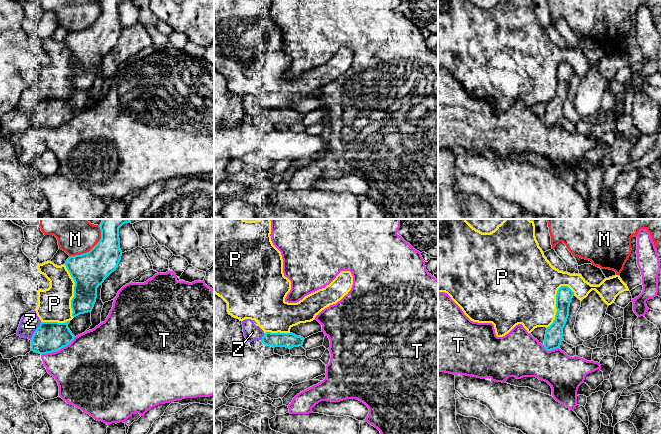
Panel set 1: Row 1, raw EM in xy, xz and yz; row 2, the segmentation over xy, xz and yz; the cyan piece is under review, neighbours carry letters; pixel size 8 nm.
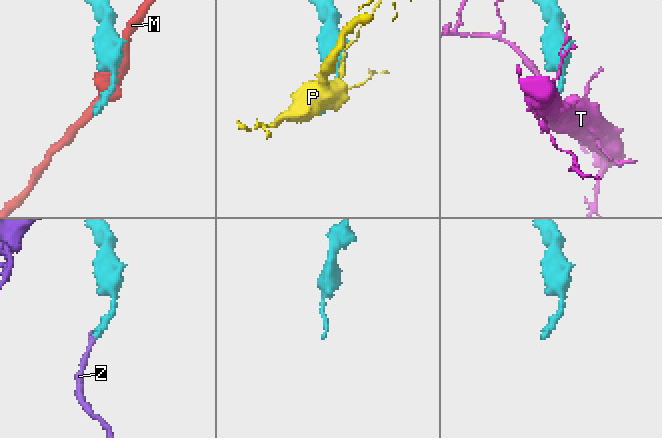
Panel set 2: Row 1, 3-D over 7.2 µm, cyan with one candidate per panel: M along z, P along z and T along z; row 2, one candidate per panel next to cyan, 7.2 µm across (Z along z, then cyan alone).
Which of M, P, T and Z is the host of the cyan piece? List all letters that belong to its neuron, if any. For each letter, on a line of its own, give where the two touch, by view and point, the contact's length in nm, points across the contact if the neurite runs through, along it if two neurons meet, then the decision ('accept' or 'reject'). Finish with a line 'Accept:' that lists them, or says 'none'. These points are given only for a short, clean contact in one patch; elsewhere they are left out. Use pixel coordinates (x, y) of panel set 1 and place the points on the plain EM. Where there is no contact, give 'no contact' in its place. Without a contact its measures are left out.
M: meets cyan in xy at (92, 24); contact 340 nm long; reject
P: meets cyan in yz at (556, 80); contact 380 nm long; reject
T: meets cyan in xy at (58, 126); contact 320 nm long; border along xy (75, 113), (58, 126), (41, 131); reject
Z: meets cyan in xy at (35, 107); contact 170 nm long; accept
Accept: Z

